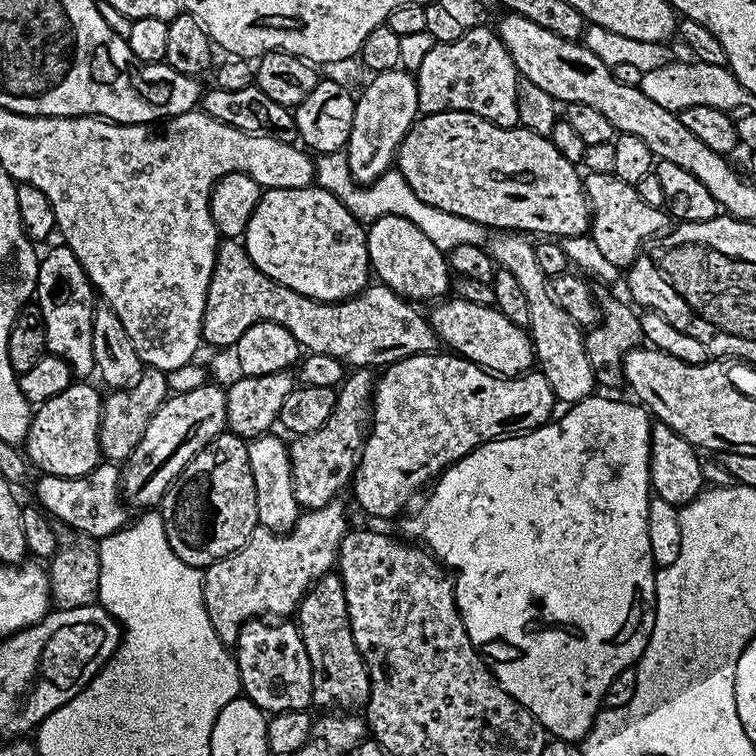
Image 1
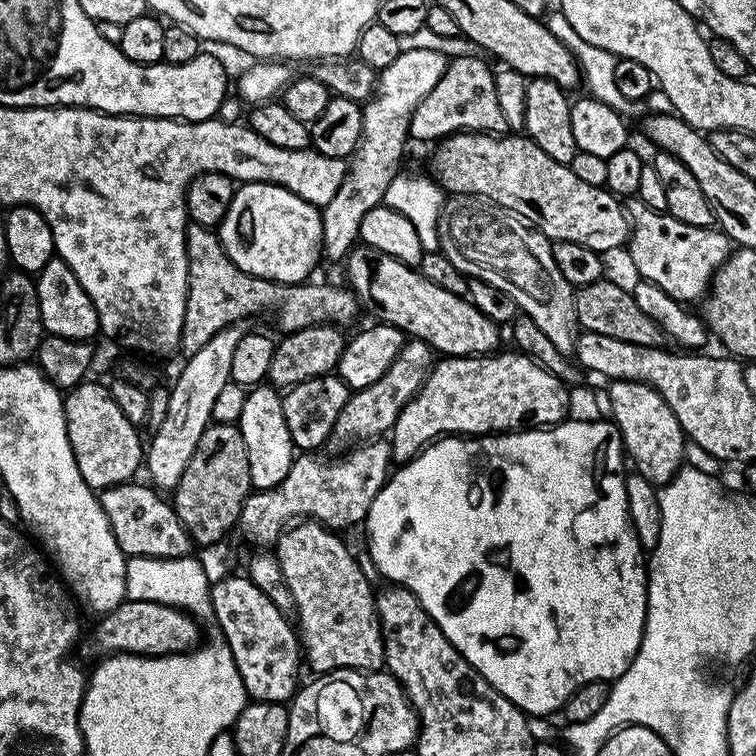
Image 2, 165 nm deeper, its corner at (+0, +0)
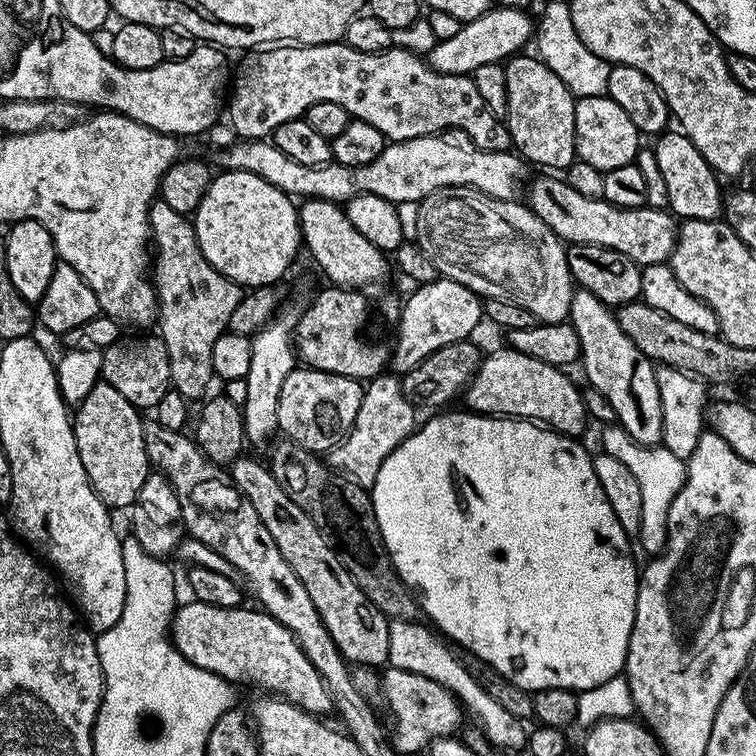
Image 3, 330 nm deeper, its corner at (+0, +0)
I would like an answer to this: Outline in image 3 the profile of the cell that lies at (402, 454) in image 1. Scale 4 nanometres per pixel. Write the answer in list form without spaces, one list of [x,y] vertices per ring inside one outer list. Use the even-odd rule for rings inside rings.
[[[501,346],[497,352],[492,352],[480,361],[480,369],[474,374],[471,384],[463,393],[471,411],[482,416],[499,416],[501,418],[523,418],[533,422],[539,422],[547,426],[553,432],[558,432],[573,438],[579,437],[580,431],[590,424],[588,411],[584,409],[584,393],[574,381],[568,377],[569,373],[563,368],[555,368],[546,362],[538,362],[538,358],[530,358],[530,354],[522,354],[518,350],[507,346]]]

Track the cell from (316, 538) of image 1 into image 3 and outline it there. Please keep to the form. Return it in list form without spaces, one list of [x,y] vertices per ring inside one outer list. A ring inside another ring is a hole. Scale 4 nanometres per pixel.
[[[381,374],[374,377],[364,388],[362,406],[358,406],[358,418],[354,418],[354,426],[345,440],[327,453],[327,463],[337,472],[352,477],[363,488],[371,489],[373,482],[378,478],[378,470],[382,470],[382,462],[386,462],[386,458],[390,458],[390,454],[394,454],[394,450],[398,450],[398,446],[402,446],[402,442],[406,442],[406,438],[416,431],[418,427],[416,412],[418,412],[417,405],[411,404],[406,398],[404,385],[399,375]]]

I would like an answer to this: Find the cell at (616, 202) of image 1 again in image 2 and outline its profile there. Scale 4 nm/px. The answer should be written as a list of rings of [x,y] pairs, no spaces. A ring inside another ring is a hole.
[[[639,198],[629,199],[626,211],[630,221],[626,253],[636,267],[635,275],[654,282],[654,286],[662,286],[670,298],[681,302],[699,301],[707,293],[712,277],[728,261],[728,235],[716,226],[686,226],[686,222],[678,222],[678,218],[648,208]]]

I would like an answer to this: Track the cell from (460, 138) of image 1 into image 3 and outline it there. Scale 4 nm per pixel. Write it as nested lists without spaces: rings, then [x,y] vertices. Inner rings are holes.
[[[540,174],[532,185],[526,188],[526,203],[532,213],[553,232],[561,241],[568,244],[597,244],[610,250],[618,250],[618,254],[626,254],[634,263],[663,264],[669,259],[676,245],[677,221],[671,211],[663,208],[619,208],[603,198],[595,200],[586,198],[586,194],[578,194],[567,179],[555,180],[555,175]]]

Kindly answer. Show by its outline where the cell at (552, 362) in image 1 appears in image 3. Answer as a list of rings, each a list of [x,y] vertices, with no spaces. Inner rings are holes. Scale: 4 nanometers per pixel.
[[[464,190],[459,194],[445,194],[443,191],[435,192],[427,196],[425,200],[419,201],[419,206],[418,234],[416,235],[415,243],[420,245],[421,250],[426,254],[426,258],[430,258],[430,262],[434,262],[437,273],[443,279],[462,282],[462,286],[474,290],[476,295],[481,298],[514,302],[514,306],[522,306],[522,310],[530,310],[530,314],[534,314],[534,318],[541,324],[562,324],[568,320],[568,311],[572,305],[574,281],[570,274],[565,245],[562,243],[560,237],[555,236],[546,226],[546,222],[542,222],[542,218],[538,218],[532,213],[527,203],[521,202],[519,199],[499,200],[498,198],[490,198],[486,194],[475,190]]]

